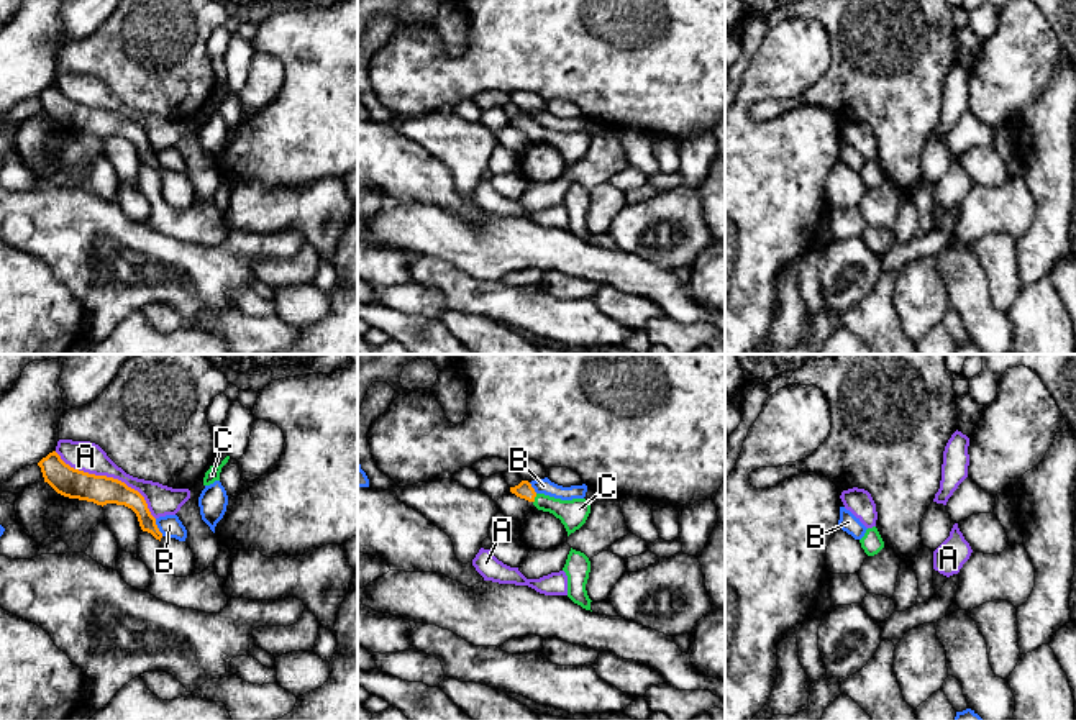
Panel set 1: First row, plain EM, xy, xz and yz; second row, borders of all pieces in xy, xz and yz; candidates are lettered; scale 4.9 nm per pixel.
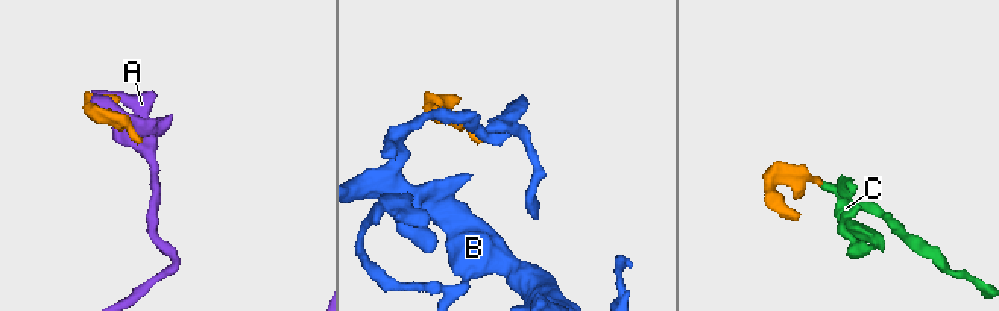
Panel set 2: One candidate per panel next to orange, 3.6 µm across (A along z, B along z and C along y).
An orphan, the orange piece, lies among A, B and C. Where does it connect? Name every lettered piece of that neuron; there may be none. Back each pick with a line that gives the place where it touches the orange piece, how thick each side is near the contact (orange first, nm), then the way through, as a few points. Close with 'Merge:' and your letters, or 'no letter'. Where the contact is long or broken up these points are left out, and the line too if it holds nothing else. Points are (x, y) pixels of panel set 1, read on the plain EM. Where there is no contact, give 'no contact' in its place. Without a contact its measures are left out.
C: xz (533, 132) | 80/140 nm | across xz (524, 122), (533, 132), (573, 146)
Merge: C

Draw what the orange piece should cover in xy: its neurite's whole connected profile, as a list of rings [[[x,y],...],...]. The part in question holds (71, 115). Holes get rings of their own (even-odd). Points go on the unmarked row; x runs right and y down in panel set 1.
[[[56,84],[43,90],[38,98],[41,100],[44,115],[57,126],[69,131],[93,134],[102,139],[107,136],[125,138],[136,146],[141,162],[161,174],[162,166],[159,164],[144,130],[125,115],[74,102],[66,97]]]

